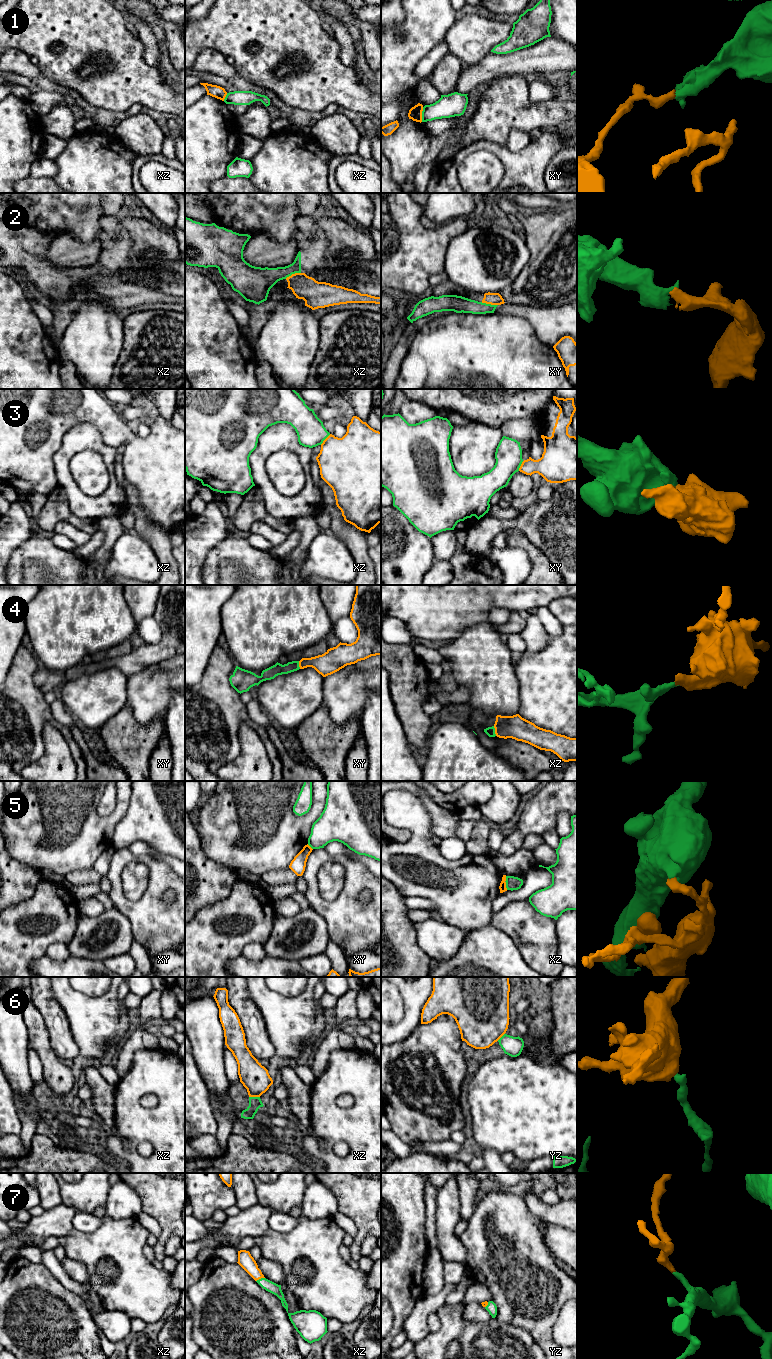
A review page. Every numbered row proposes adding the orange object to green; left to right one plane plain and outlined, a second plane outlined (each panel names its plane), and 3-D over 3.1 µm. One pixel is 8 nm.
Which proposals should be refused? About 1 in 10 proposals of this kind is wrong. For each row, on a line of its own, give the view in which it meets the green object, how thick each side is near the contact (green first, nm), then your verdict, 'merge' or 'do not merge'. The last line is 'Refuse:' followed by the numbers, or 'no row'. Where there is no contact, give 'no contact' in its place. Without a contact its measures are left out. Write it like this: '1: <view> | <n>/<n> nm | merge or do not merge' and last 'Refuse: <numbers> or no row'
1: xy | 190/110 nm | do not merge
2: xy | 140/100 nm | do not merge
3: xz | 220/400 nm | merge
4: xz | 80/190 nm | merge
5: xz | 110/60 nm | do not merge
6: xz | 100/220 nm | do not merge
7: xz | 90/120 nm | merge
Refuse: 1, 2, 5, 6

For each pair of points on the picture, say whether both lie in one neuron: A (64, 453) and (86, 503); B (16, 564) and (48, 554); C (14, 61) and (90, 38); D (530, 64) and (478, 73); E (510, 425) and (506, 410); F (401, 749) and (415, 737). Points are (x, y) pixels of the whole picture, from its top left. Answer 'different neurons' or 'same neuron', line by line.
A: same neuron
B: same neuron
C: different neurons
D: same neuron
E: different neurons
F: different neurons

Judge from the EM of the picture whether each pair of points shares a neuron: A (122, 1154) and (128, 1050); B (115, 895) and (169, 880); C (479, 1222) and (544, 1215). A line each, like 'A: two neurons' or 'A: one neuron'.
A: two neurons
B: one neuron
C: two neurons

